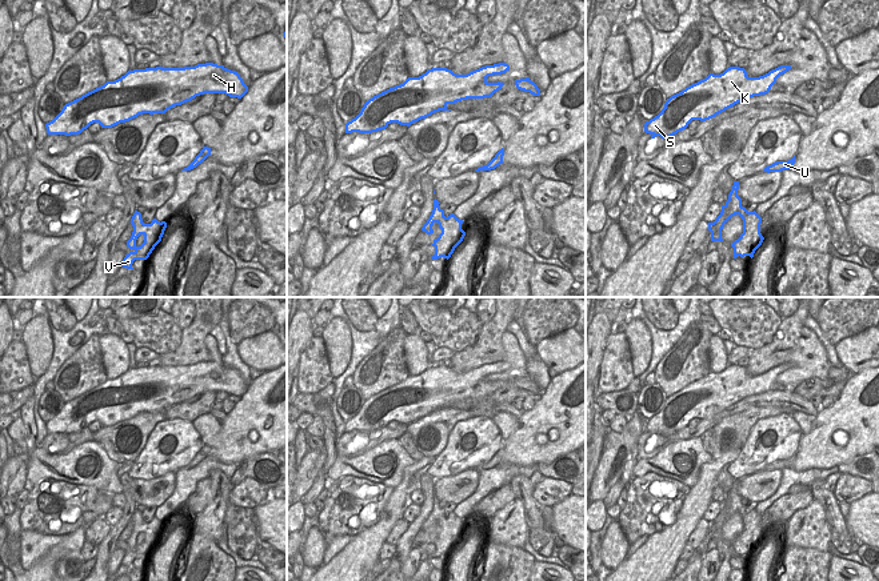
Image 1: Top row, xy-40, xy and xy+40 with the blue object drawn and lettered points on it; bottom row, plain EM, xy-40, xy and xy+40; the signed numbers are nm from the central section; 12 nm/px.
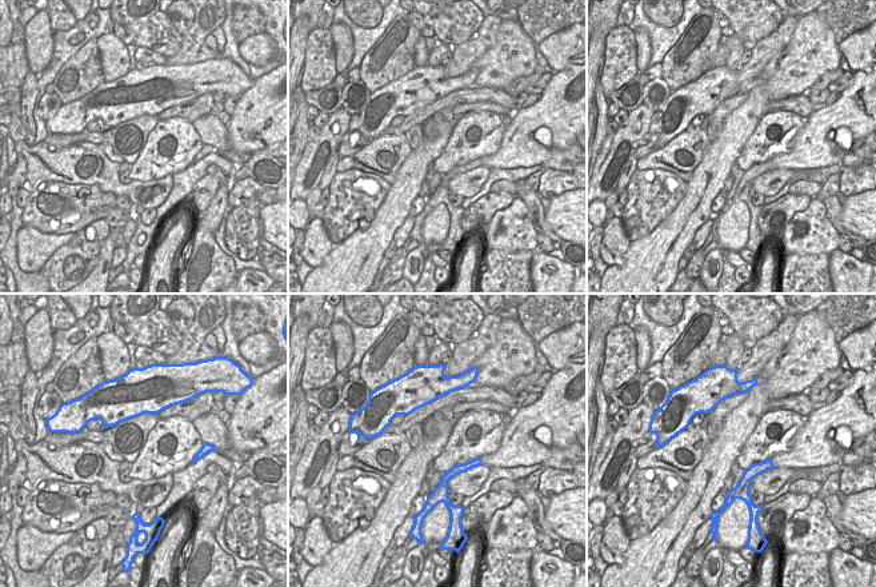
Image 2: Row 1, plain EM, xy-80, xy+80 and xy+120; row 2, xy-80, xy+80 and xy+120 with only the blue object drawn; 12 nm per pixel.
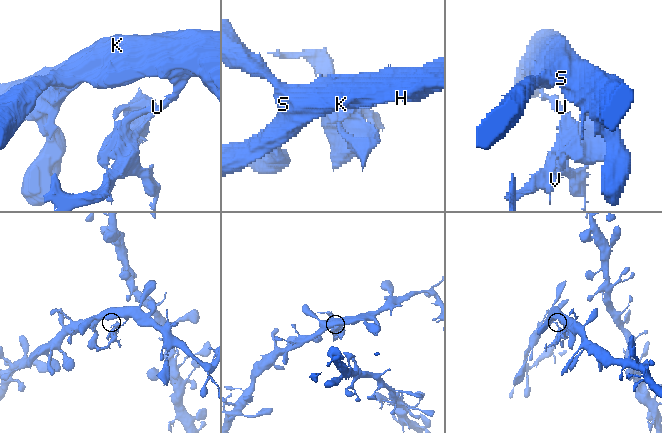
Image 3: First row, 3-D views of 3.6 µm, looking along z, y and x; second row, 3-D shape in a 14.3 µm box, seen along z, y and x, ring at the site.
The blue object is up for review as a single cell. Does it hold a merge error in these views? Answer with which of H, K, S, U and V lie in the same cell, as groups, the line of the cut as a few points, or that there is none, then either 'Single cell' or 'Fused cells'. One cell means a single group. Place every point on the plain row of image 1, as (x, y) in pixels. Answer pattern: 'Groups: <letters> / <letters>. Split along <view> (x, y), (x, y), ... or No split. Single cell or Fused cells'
Groups: H K S / U V. Split along xy-40 (200, 449), (204, 457). Fused cells.

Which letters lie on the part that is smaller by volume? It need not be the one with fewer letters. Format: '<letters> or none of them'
U, V

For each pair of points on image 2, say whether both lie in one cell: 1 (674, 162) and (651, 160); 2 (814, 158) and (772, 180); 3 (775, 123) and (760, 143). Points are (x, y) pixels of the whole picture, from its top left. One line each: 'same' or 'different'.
1: same
2: different
3: same

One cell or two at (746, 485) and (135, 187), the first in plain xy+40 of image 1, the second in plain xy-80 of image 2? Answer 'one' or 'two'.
one

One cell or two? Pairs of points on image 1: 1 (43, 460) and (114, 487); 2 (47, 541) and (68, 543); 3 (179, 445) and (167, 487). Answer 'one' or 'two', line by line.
1: one
2: two
3: two

